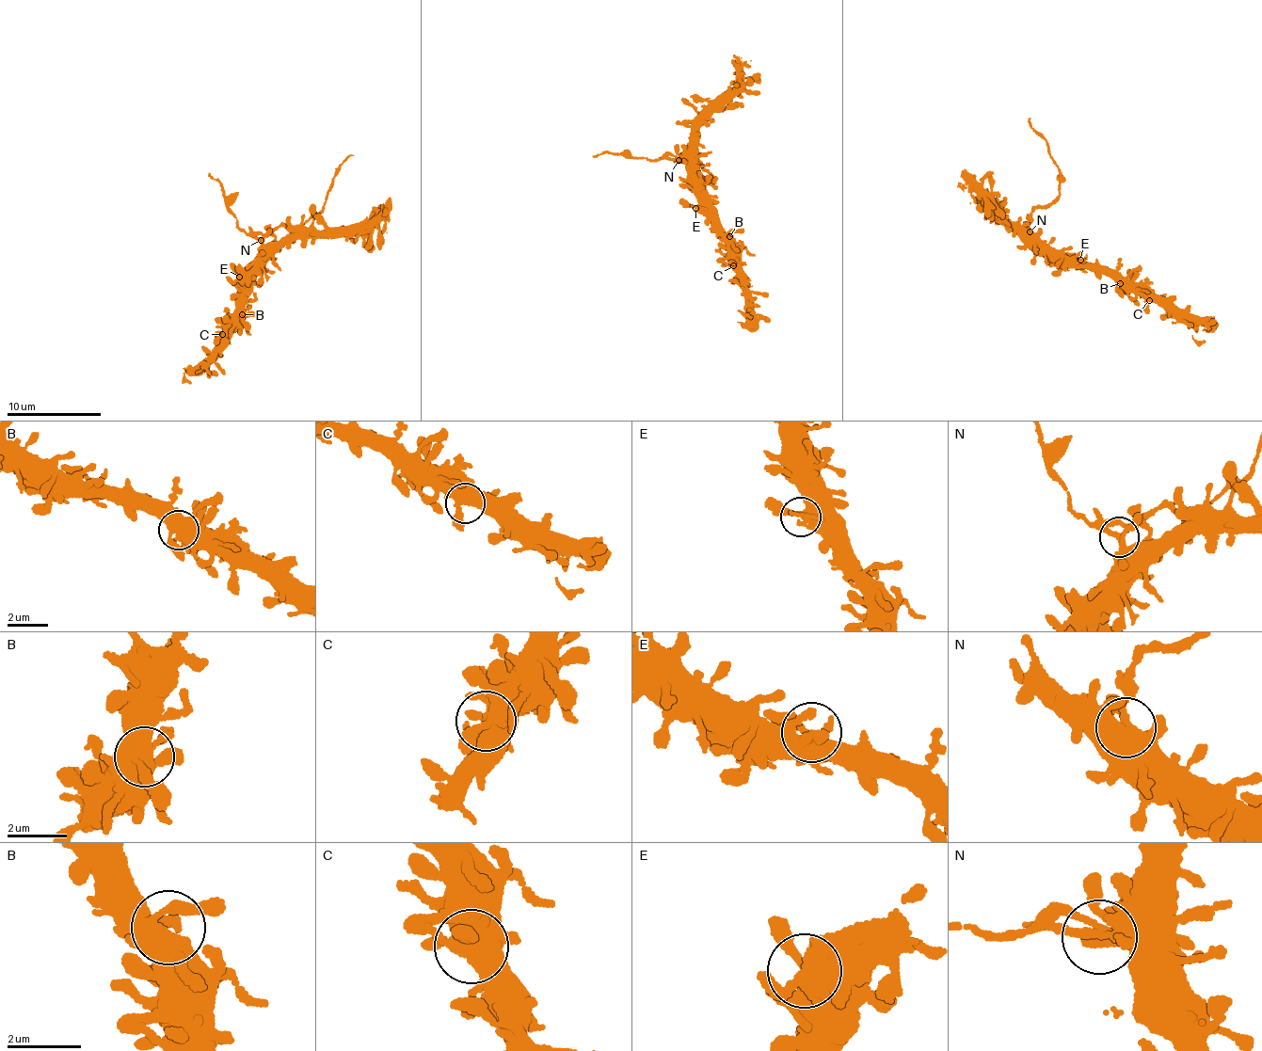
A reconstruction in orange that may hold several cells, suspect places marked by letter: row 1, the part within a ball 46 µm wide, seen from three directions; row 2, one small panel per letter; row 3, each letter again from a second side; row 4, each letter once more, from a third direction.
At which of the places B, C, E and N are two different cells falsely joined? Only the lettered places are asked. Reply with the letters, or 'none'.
N

